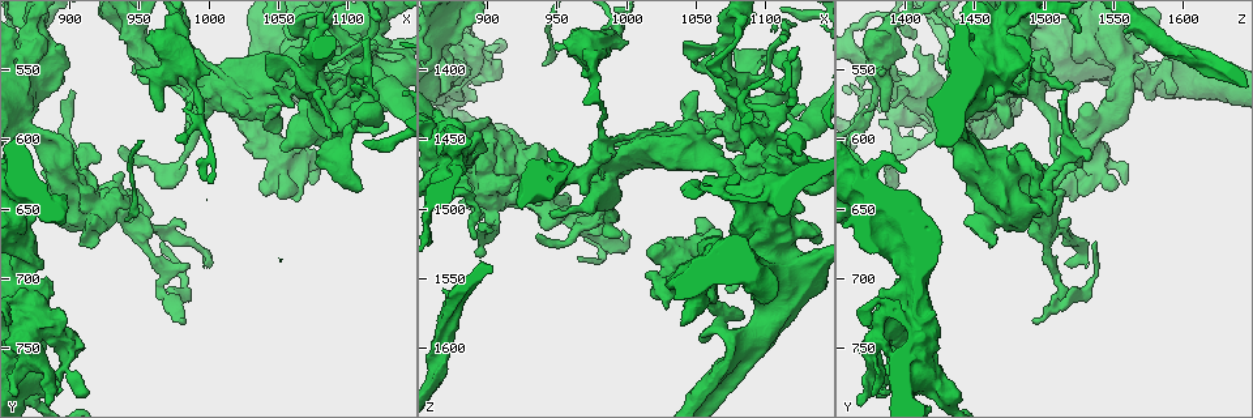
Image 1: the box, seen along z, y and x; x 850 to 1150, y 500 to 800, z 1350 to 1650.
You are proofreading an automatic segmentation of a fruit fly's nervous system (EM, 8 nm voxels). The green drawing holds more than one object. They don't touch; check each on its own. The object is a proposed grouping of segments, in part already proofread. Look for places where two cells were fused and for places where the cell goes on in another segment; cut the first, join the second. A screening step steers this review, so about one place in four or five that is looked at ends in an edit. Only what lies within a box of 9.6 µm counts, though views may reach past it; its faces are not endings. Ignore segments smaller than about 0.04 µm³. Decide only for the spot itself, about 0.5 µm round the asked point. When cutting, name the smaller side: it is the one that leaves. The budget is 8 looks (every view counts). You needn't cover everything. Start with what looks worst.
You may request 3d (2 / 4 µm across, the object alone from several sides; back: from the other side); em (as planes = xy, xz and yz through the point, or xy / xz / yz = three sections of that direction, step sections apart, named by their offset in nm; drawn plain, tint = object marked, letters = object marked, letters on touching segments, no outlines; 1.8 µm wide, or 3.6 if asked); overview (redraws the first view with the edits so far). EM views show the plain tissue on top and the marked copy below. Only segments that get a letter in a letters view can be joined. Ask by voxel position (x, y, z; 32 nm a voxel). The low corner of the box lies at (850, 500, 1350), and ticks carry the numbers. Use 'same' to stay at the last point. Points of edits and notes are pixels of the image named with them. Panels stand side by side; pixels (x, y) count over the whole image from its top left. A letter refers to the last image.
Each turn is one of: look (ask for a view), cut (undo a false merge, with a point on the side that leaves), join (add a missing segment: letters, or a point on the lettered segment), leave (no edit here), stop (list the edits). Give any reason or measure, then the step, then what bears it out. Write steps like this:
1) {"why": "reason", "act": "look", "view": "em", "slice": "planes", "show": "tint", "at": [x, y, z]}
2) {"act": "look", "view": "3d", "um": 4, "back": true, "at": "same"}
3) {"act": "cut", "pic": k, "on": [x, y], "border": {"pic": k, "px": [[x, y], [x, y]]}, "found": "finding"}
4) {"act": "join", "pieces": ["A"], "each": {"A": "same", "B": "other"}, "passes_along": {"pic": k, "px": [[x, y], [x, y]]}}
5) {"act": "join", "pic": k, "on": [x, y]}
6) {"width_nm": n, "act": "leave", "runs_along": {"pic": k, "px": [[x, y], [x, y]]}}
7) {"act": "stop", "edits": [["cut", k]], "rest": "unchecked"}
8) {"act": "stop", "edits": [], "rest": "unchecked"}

{"why": "side arm on a straight run", "act": "look", "view": "em", "slice": "planes", "show": "letters", "at": [952, 664, 1500]}

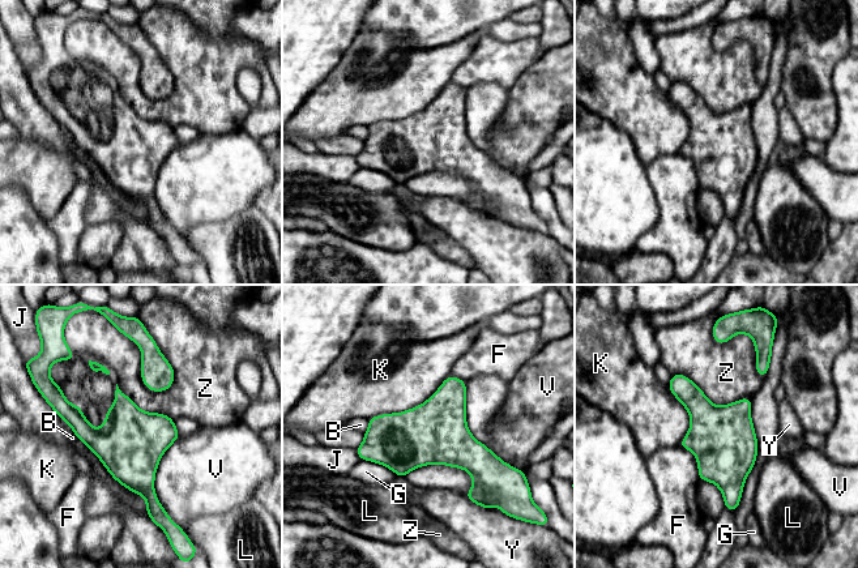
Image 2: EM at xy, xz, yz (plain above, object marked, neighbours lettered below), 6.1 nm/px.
{"act": "leave", "each": {"B": "other", "F": "other", "G": "other", "J": "other", "K": "other", "L": "other", "V": "other", "Y": "other", "Z": "other"}, "found": "one cell here"}

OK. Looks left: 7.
{"why": "calibre changes", "act": "look", "view": "3d", "um": 4, "back": true, "at": [1092, 534, 1510]}

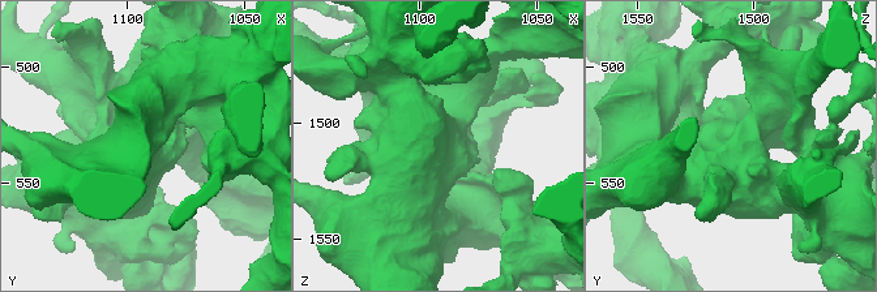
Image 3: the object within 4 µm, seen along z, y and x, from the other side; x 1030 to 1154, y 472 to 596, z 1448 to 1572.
{"why": "now the EM", "act": "look", "view": "em", "um": 3.6, "slice": "xy", "step": 4, "show": "tint", "at": "same"}

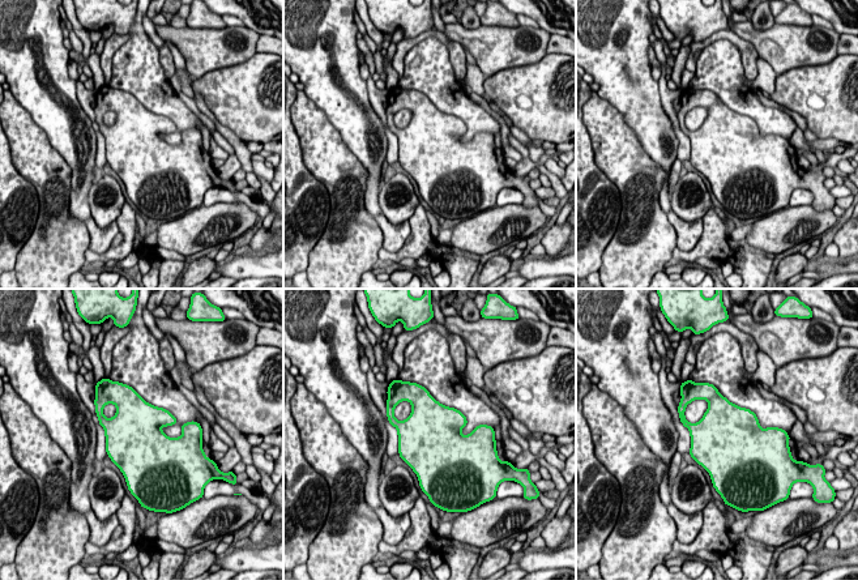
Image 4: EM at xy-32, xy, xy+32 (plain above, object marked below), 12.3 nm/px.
{"why": "another direction", "act": "look", "view": "em", "um": 3.6, "slice": "planes", "show": "letters", "at": "same"}

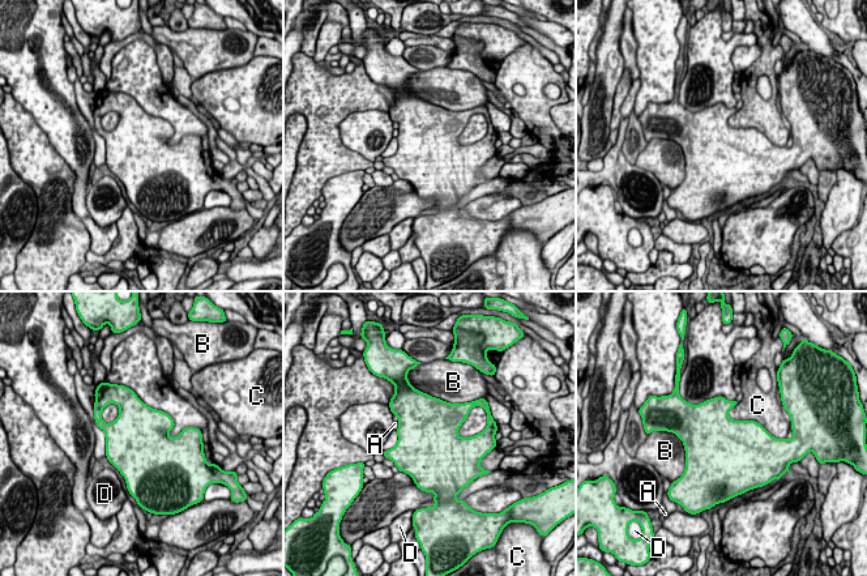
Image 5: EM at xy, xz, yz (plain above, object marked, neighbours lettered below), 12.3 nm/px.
{"act": "leave", "each": {"A": "other", "B": "other", "C": "other", "D": "other"}, "border": {"pic": 5, "px": [[727, 412], [767, 431]]}, "found": "one cell here"}

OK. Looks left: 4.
{"why": "touches itself", "act": "look", "view": "em", "slice": "xz", "step": 4, "show": "tint", "at": [898, 764, 1390]}

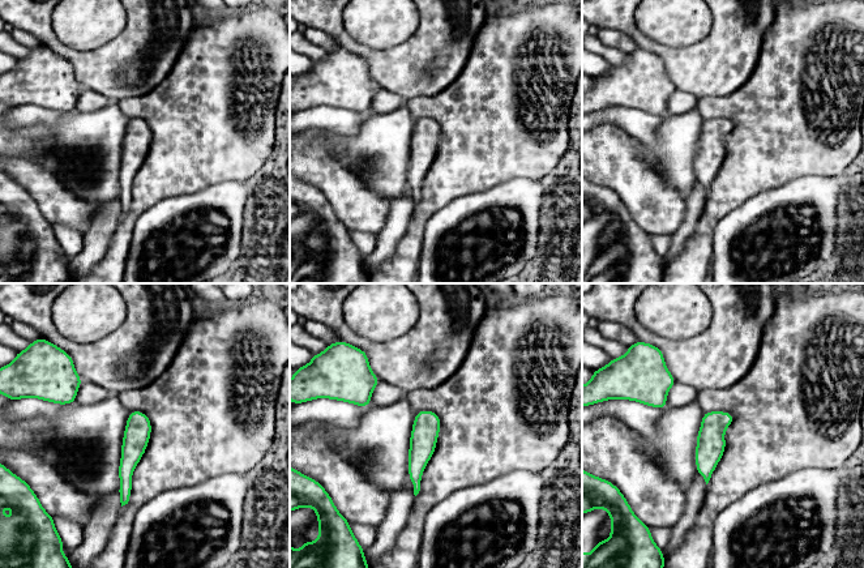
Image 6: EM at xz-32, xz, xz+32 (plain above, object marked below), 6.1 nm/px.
{"why": "another direction", "act": "look", "view": "em", "slice": "planes", "show": "tint", "at": "same"}

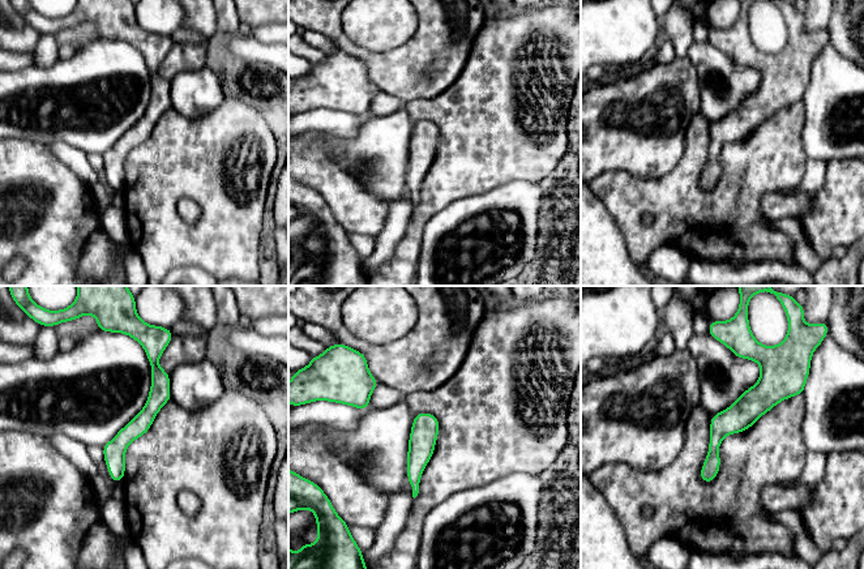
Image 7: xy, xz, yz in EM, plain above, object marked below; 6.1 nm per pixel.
{"why": "what lies round it", "act": "look", "view": "em", "slice": "planes", "show": "letters", "at": "same"}

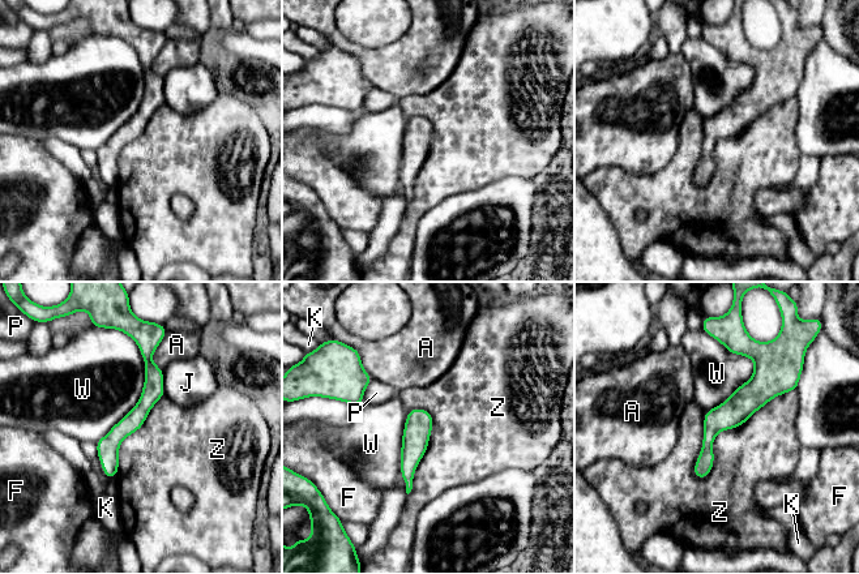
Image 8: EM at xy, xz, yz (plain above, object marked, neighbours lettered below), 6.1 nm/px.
{"act": "leave", "each": {"A": "other", "F": "other", "J": "other", "K": "other", "P": "other", "W": "other", "Z": "other"}, "found": "one cell here"}

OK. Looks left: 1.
{"act": "stop", "edits": [], "rest": "unchecked"}

